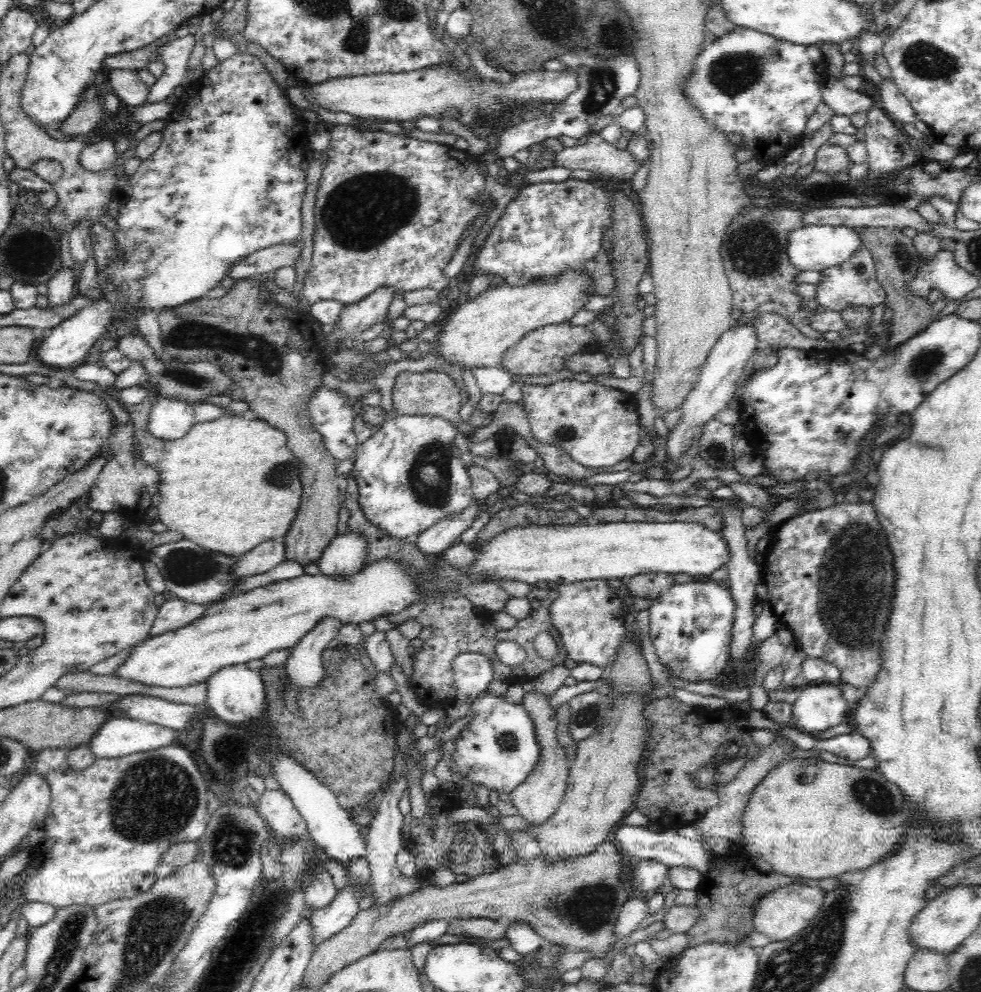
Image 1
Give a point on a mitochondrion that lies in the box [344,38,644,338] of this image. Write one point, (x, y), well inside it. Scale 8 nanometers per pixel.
(604, 77)

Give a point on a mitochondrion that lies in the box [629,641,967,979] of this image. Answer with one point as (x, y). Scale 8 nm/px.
(737, 906)

